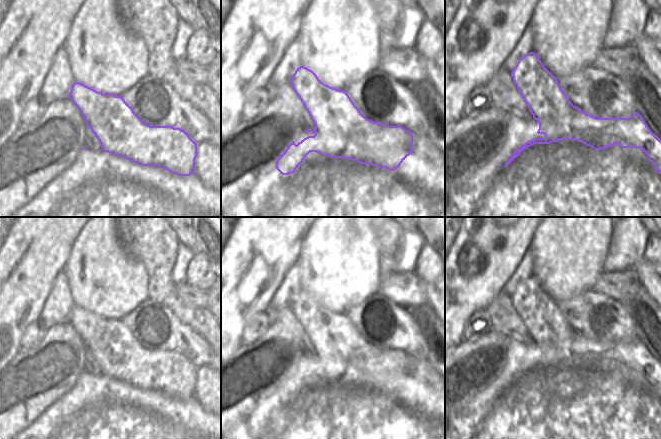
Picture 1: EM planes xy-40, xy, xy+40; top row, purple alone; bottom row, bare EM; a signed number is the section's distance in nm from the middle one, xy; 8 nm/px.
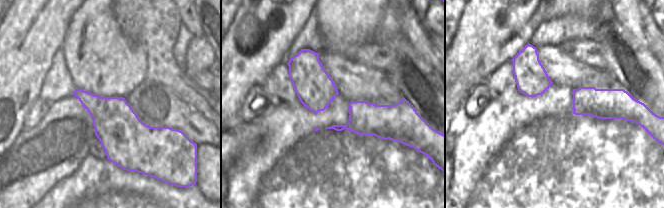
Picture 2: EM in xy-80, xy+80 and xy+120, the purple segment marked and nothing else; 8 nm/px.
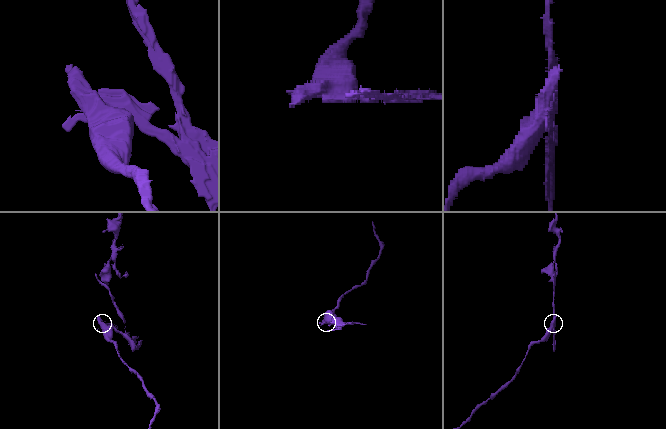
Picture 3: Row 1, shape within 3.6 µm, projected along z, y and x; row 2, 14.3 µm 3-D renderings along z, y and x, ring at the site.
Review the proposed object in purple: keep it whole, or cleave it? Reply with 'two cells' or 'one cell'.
two cells

